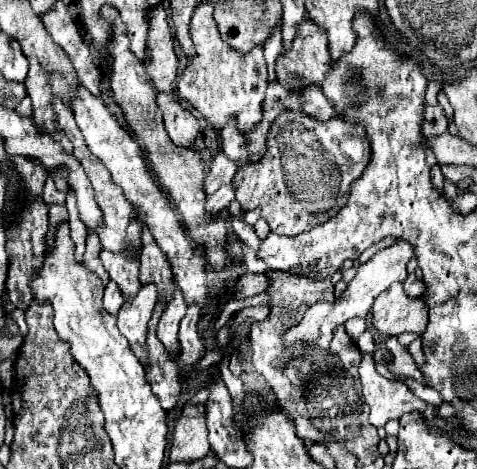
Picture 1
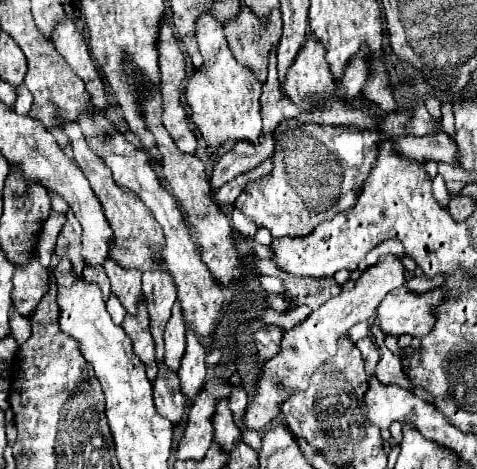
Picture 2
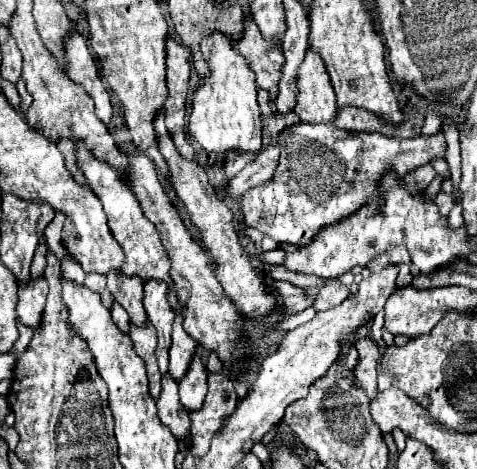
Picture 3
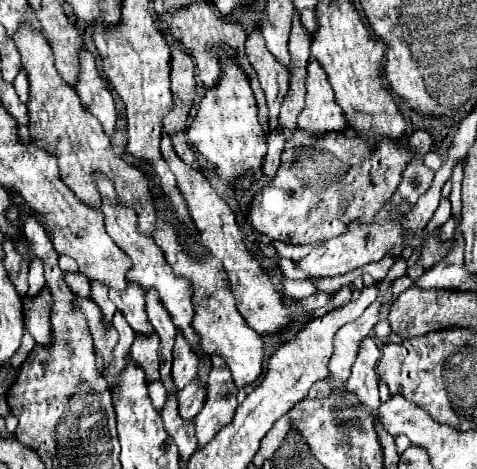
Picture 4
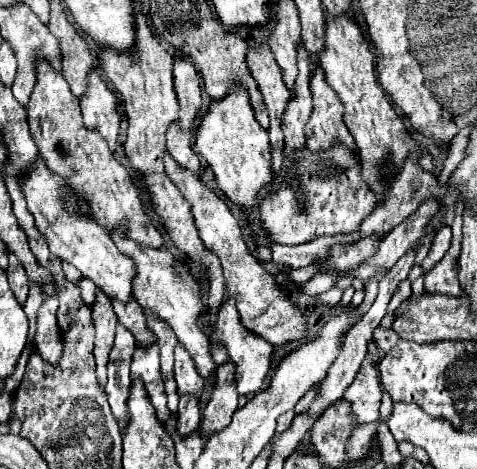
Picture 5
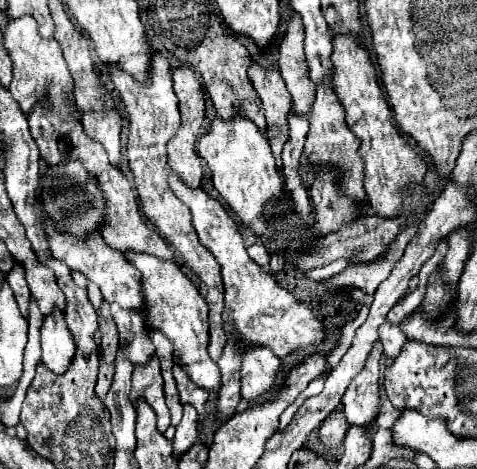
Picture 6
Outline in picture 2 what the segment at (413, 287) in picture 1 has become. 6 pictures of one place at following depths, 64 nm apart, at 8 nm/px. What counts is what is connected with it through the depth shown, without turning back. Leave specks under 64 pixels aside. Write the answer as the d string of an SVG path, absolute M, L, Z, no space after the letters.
M412 276L412 278L406 282L406 286L408 286L408 288L412 288L412 292L420 294L420 292L428 292L428 290L436 289L440 284L444 284L444 282L446 282L446 280L444 280L444 276L436 276L436 278Z

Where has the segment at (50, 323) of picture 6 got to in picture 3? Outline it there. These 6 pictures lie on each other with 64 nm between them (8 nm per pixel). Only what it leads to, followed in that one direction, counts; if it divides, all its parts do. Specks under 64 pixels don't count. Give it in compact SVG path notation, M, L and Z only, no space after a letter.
M38 278L38 280L28 280L26 284L18 284L18 288L20 288L20 296L18 296L20 322L36 330L42 324L48 284L44 278Z

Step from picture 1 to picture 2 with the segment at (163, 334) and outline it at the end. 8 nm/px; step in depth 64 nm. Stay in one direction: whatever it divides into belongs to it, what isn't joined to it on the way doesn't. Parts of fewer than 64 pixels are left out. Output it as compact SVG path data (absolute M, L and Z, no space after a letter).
M180 304L172 310L172 320L164 328L164 344L166 344L166 364L170 370L178 372L184 350L186 350L186 330L184 330L184 314L180 312Z

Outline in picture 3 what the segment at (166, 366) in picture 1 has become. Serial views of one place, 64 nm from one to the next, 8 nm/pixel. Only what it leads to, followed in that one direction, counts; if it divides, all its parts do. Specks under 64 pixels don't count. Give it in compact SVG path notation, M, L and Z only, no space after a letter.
M172 376L162 378L162 392L156 400L158 406L158 418L164 426L170 428L176 440L182 440L188 446L190 440L190 414L184 412L180 400L178 400L178 384L172 380Z

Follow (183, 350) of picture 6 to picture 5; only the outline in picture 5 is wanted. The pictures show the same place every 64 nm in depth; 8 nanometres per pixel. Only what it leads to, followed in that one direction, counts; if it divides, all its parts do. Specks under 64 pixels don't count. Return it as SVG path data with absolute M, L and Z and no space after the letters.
M114 232L112 234L114 244L120 248L122 254L130 256L136 264L136 280L134 280L134 296L138 300L138 304L142 306L144 314L150 316L154 314L156 318L160 318L164 324L168 324L178 342L188 350L190 358L196 364L196 370L200 374L200 378L204 378L204 382L212 382L214 380L214 372L216 372L216 364L210 356L210 338L208 334L198 326L198 318L206 312L204 302L200 300L200 286L198 282L192 278L192 274L174 258L172 252L168 252L164 248L164 252L154 252L154 248L142 248L140 244L128 240L124 236L124 232Z

